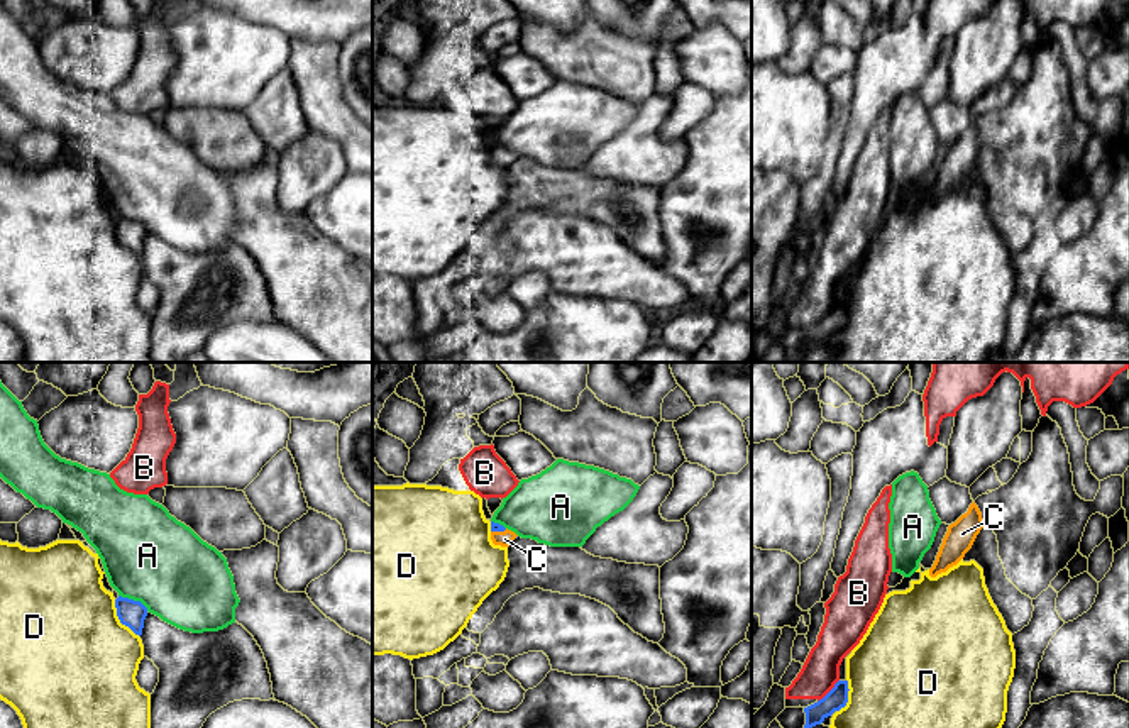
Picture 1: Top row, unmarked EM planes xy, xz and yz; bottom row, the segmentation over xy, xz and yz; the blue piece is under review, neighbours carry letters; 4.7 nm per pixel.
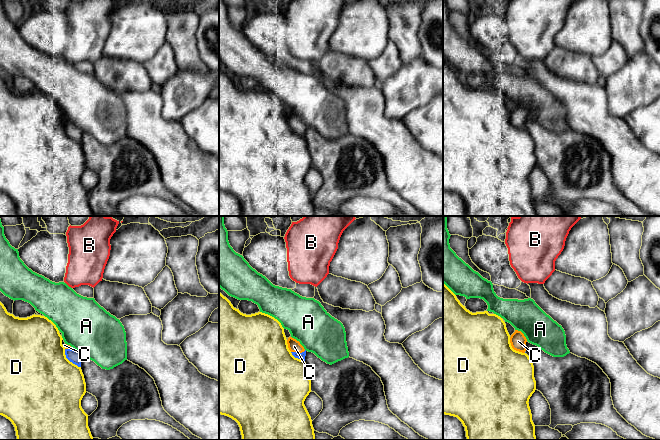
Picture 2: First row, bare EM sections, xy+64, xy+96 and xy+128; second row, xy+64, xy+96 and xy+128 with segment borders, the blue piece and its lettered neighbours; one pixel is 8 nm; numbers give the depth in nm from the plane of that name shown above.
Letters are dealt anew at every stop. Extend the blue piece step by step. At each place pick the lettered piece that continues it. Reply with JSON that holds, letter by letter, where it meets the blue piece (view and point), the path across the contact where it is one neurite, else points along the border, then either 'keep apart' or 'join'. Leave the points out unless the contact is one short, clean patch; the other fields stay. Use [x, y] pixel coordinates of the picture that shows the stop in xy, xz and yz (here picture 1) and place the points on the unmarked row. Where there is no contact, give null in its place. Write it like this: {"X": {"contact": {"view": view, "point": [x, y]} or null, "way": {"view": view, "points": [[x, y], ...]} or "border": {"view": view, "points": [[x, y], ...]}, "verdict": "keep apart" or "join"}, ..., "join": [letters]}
{"A": {"contact": {"view": "xy", "point": [132, 220]}, "verdict": "keep apart"}, "B": {"contact": {"view": "yz", "point": [830, 312]}, "verdict": "keep apart"}, "C": {"contact": {"view": "xz", "point": [498, 151]}, "way": {"view": "xz", "points": [[495, 148], [498, 151], [505, 159]]}, "verdict": "join"}, "D": {"contact": {"view": "xy", "point": [119, 239]}, "verdict": "keep apart"}, "join": ["C"]}

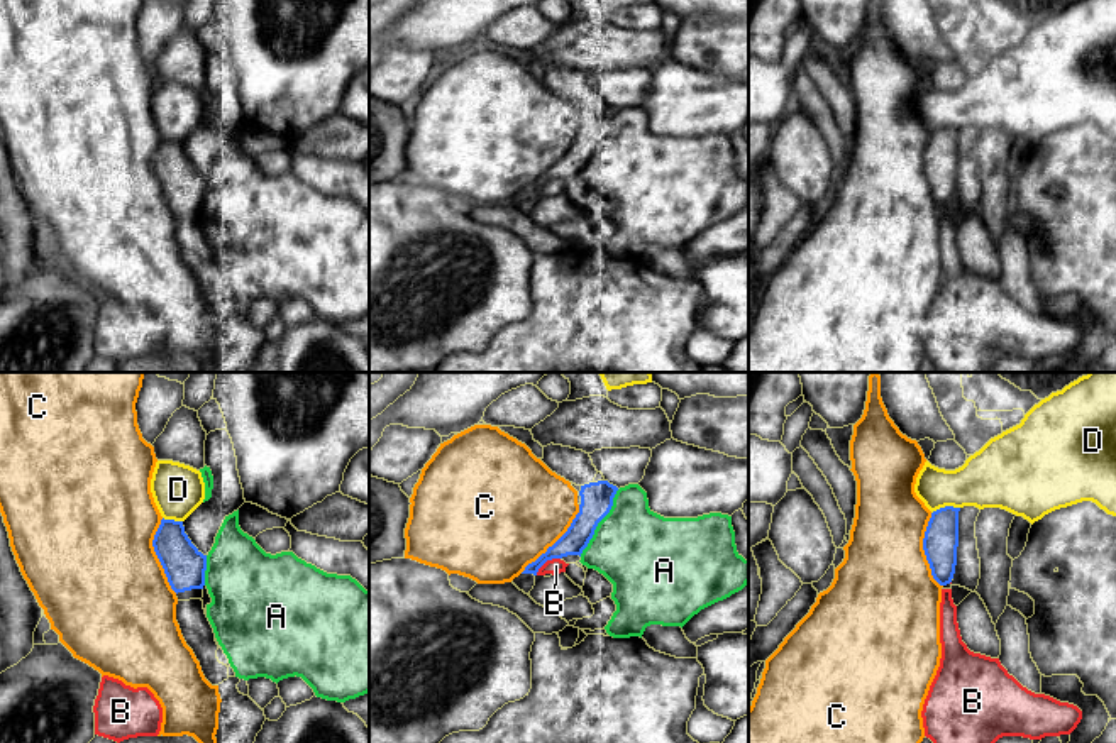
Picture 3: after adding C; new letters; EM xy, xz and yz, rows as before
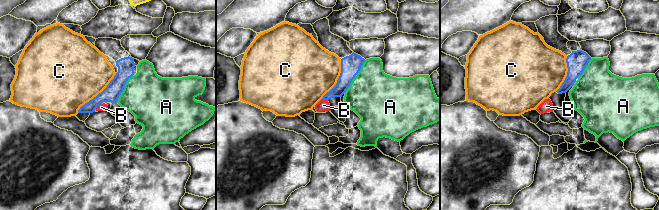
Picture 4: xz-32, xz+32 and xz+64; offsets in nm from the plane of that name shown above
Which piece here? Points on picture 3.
{"A": {"contact": {"view": "xz", "point": [598, 143]}, "verdict": "keep apart"}, "B": {"contact": {"view": "xz", "point": [546, 181]}, "border": {"view": "xz", "points": [[559, 178], [549, 180], [535, 195]]}, "verdict": "keep apart"}, "C": {"contact": {"view": "xy", "point": [156, 175]}, "verdict": "keep apart"}, "D": {"contact": {"view": "yz", "point": [945, 127]}, "verdict": "keep apart"}, "join": []}

